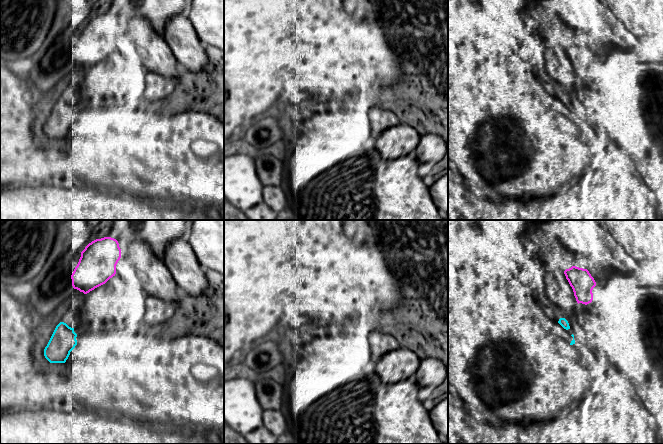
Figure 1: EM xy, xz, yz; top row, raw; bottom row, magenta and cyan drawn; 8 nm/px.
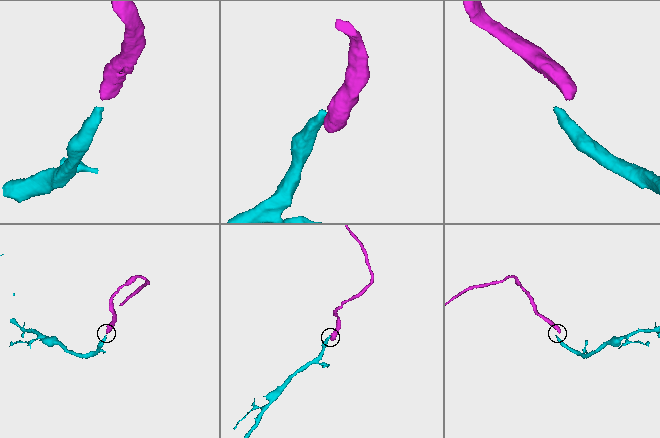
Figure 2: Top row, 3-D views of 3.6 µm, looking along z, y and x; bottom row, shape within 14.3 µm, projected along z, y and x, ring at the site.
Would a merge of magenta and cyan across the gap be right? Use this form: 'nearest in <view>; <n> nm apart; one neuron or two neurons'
nearest in yz; 160 nm apart; two neurons

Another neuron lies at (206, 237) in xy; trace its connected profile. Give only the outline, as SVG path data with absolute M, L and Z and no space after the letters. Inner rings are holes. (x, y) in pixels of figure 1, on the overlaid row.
M192 220L187 241L204 269L224 275L224 220Z

